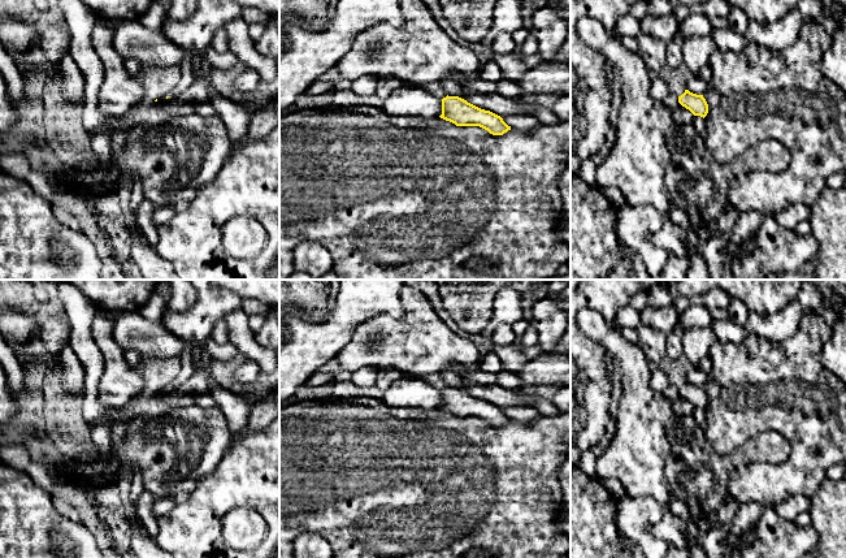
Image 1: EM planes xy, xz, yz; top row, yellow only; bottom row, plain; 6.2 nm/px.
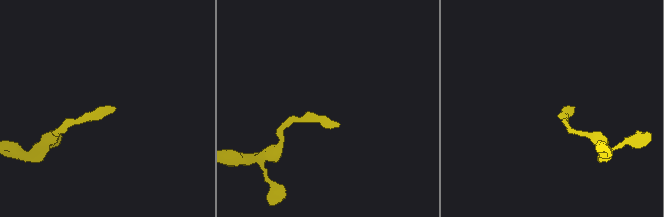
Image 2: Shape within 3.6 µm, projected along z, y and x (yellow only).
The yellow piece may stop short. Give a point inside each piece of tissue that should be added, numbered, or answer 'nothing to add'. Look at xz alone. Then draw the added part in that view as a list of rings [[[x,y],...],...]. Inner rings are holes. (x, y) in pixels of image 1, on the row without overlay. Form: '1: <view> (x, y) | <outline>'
nothing to add

